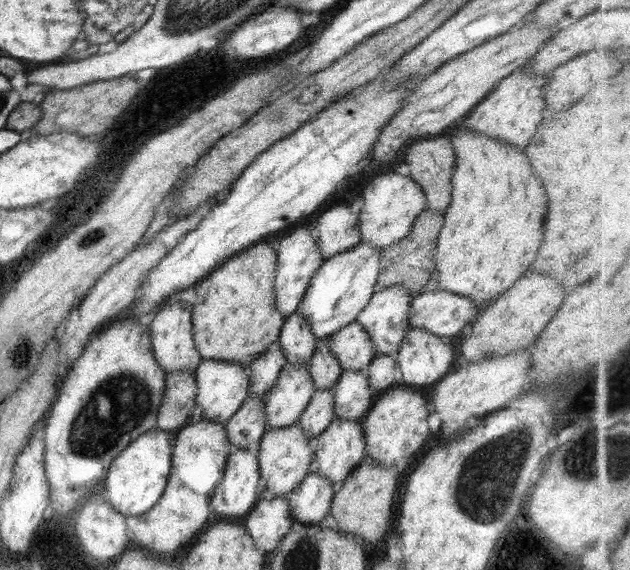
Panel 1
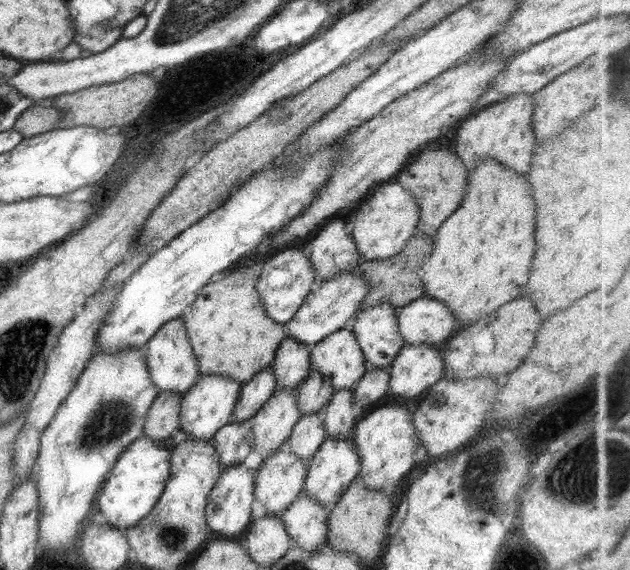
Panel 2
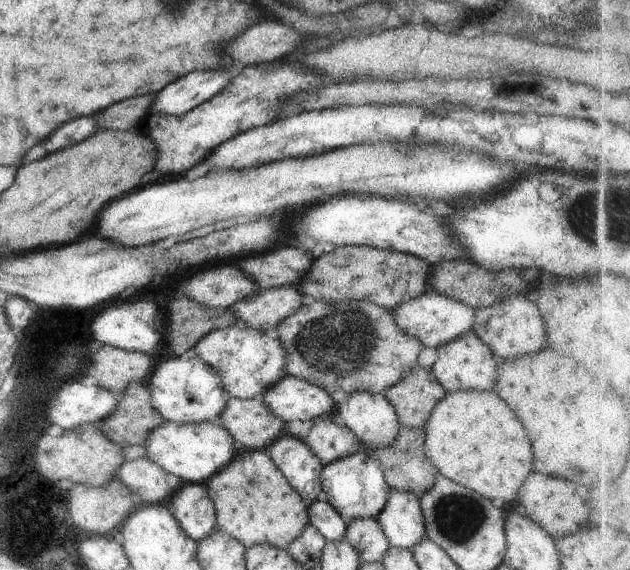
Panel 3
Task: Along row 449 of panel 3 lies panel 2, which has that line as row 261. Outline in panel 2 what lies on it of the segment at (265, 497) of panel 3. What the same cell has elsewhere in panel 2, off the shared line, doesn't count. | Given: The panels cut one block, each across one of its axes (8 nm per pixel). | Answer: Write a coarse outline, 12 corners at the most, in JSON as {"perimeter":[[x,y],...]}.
{"perimeter":[[248,261],[181,317],[199,375],[242,386],[273,366],[287,328]]}

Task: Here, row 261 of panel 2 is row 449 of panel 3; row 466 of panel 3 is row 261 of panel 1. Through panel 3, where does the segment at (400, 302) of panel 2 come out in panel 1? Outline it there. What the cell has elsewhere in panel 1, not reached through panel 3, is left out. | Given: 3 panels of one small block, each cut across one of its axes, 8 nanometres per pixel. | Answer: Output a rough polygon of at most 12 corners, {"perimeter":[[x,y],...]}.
{"perimeter":[[423,210],[381,250],[377,289],[425,291],[444,218]]}

